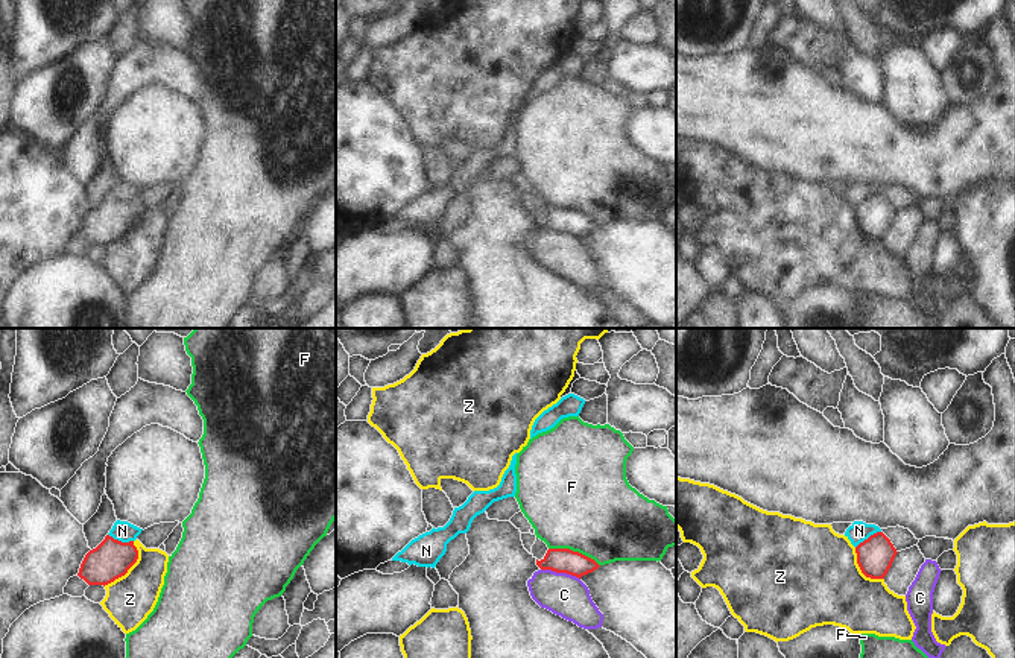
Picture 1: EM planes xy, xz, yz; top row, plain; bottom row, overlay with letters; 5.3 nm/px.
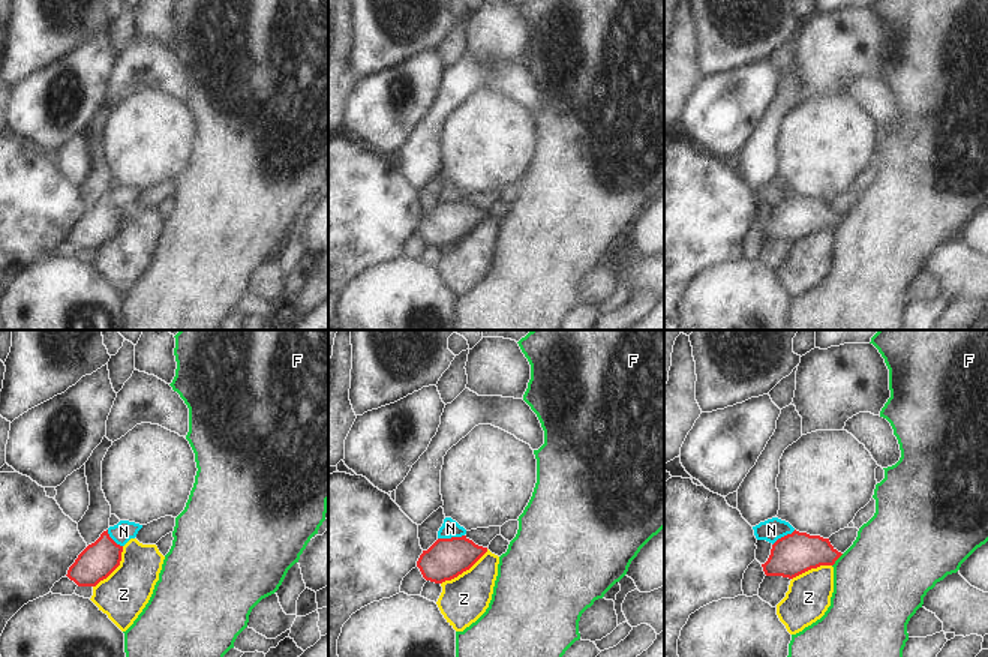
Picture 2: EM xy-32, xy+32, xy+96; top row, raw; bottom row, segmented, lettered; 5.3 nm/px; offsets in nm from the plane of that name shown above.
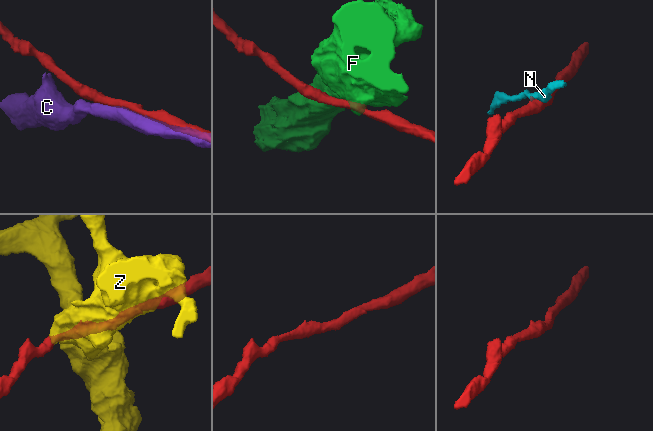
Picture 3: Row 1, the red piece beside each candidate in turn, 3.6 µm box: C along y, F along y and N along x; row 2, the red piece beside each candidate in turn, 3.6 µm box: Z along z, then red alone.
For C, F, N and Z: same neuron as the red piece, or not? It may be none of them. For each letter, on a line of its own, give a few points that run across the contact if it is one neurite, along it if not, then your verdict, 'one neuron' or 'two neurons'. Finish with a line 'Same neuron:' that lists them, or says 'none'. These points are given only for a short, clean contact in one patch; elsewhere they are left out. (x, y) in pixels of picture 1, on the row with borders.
C: two neurons
F: two neurons
N: line xy (108, 534), (122, 541), (132, 541); two neurons
Z: two neurons
Same neuron: none

